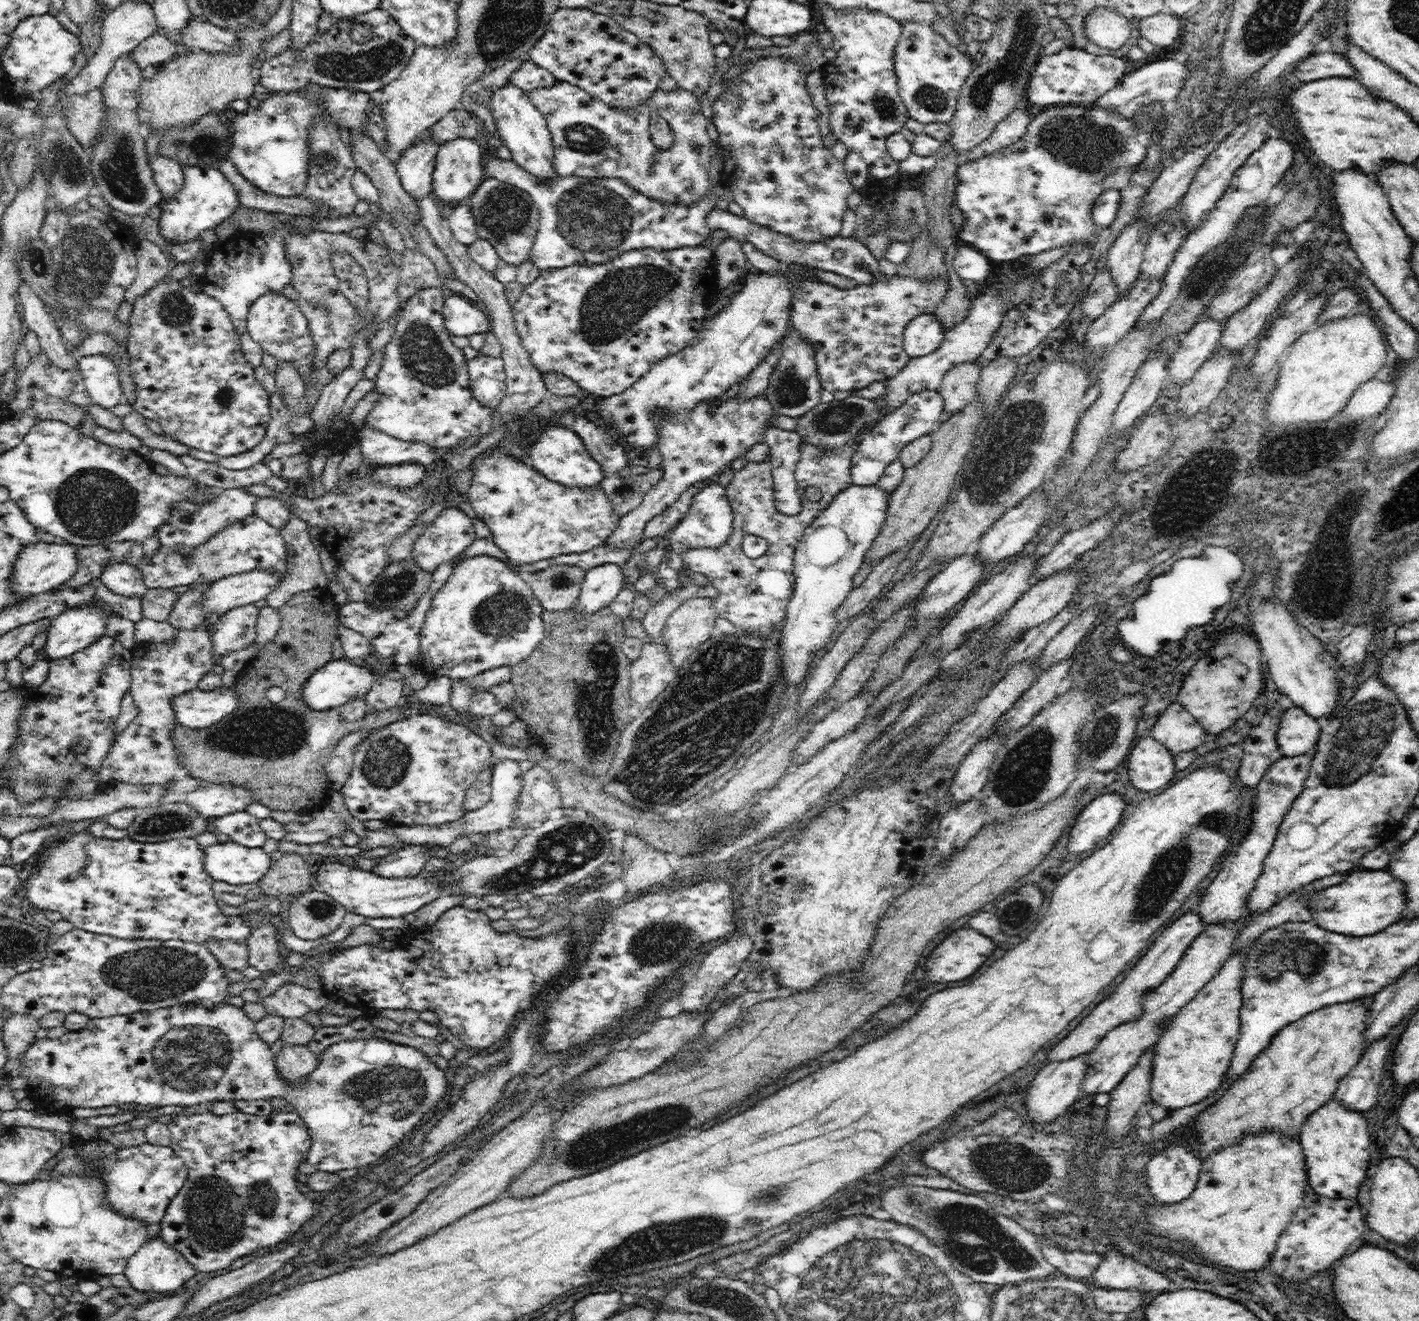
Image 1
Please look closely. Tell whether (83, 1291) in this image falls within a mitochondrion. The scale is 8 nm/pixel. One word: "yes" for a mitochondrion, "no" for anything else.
no

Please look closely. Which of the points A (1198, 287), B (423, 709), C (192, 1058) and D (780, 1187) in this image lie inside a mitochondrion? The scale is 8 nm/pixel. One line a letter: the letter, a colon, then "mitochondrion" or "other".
A: mitochondrion
B: other
C: mitochondrion
D: mitochondrion

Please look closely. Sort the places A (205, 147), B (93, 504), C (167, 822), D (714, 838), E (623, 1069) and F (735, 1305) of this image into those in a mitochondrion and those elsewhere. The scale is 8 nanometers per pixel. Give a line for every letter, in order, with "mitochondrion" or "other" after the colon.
A: mitochondrion
B: mitochondrion
C: mitochondrion
D: mitochondrion
E: other
F: mitochondrion

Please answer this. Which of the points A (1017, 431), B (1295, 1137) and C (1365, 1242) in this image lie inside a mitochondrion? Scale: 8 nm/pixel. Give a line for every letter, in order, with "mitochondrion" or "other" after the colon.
A: mitochondrion
B: other
C: other

